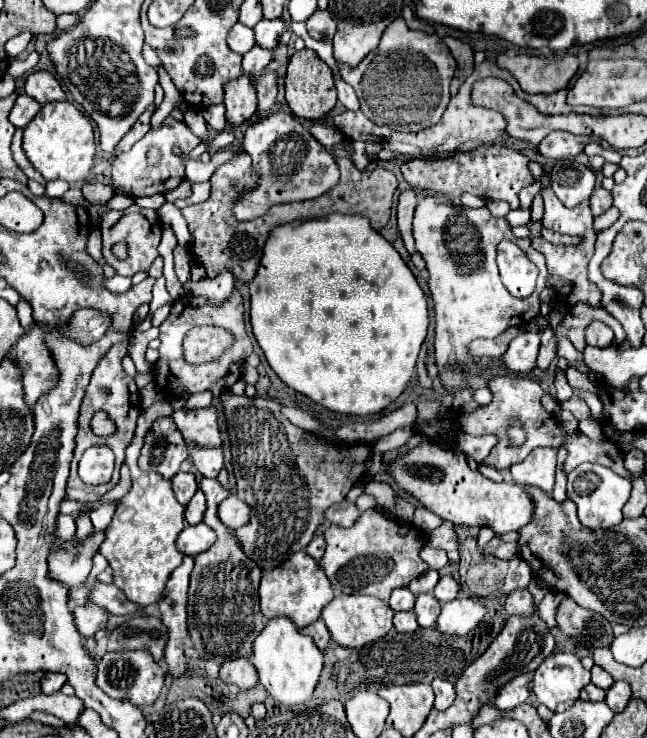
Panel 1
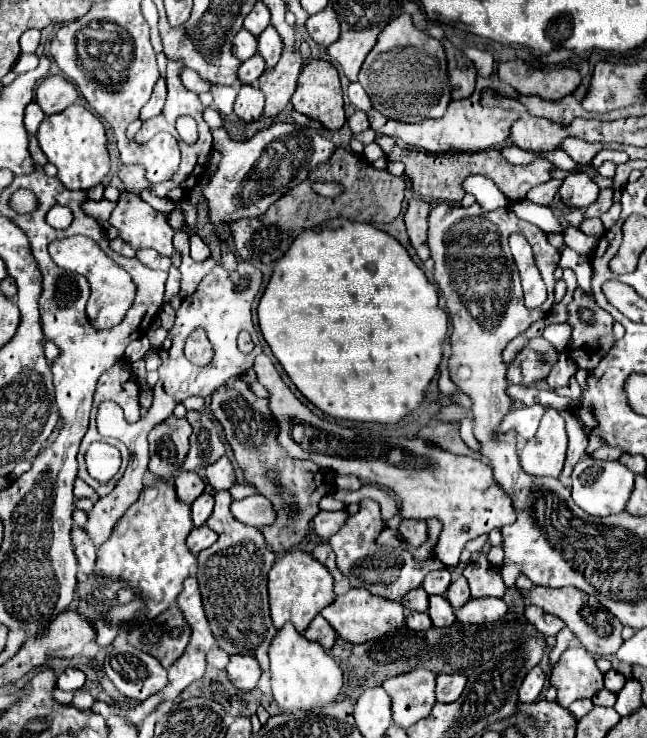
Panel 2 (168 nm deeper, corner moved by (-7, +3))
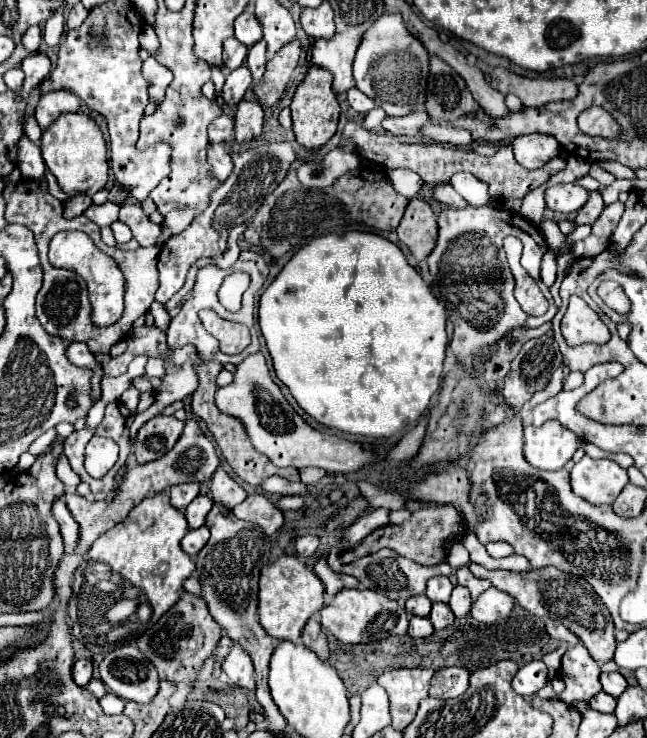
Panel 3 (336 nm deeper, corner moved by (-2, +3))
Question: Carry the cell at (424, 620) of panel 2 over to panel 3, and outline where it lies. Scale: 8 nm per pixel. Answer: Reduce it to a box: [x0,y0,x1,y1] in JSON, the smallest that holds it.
[408,617,434,639]

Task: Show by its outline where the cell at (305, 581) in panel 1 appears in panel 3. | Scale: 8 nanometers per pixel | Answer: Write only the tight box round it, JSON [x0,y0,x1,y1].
[258,555,324,643]

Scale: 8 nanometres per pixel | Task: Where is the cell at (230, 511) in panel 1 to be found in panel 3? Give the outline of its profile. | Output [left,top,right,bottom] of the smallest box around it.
[232,493,284,535]

